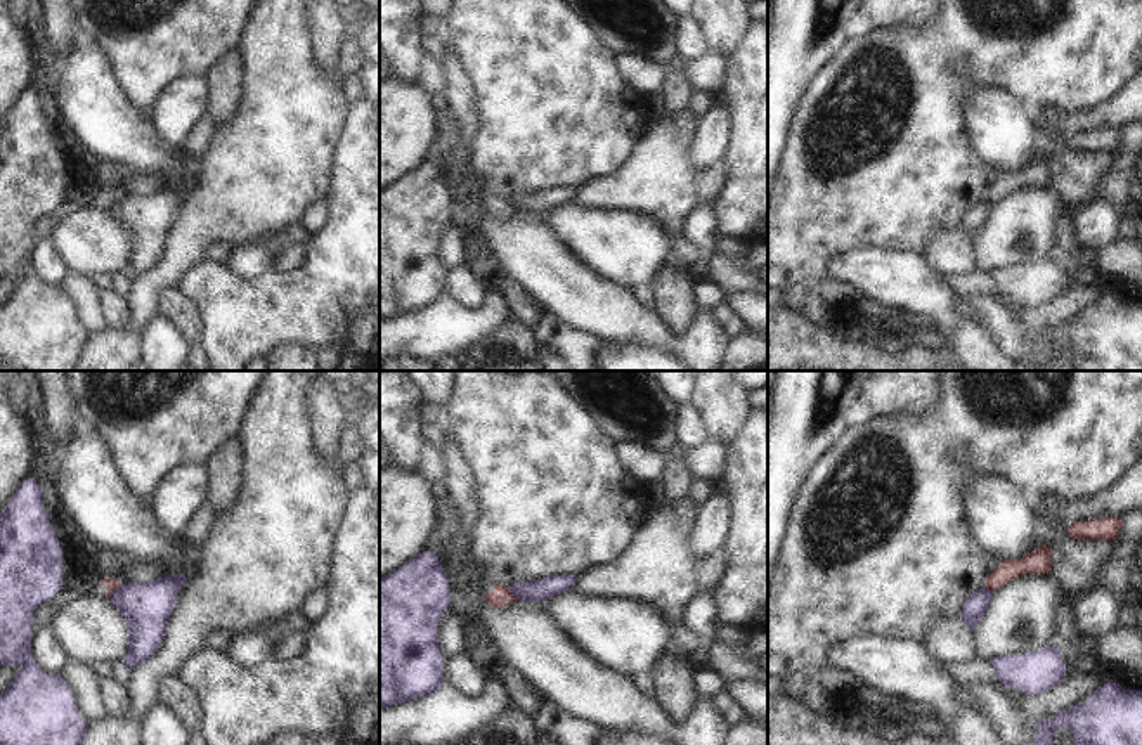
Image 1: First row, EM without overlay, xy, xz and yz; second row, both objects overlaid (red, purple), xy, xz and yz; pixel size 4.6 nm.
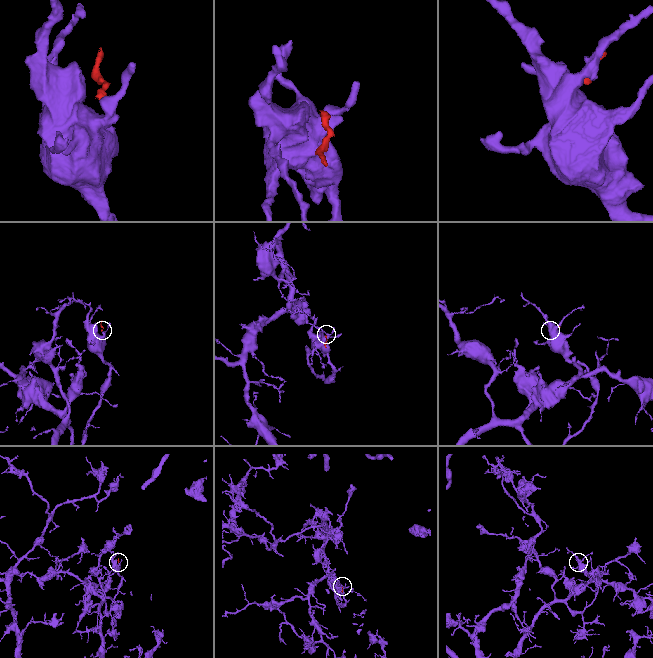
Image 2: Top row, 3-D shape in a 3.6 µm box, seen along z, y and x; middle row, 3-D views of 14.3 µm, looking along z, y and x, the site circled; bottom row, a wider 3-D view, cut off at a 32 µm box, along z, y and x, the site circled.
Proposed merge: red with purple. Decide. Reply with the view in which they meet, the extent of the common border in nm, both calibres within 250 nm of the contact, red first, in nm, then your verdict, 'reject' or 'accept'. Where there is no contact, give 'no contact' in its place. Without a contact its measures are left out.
meets red in xy; contact 100 nm long; 60 nm thick on the red side, 220 nm on the other; reject

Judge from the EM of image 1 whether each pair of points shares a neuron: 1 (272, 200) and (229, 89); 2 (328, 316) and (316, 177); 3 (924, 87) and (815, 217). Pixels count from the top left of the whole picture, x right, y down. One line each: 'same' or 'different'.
1: different
2: different
3: same

